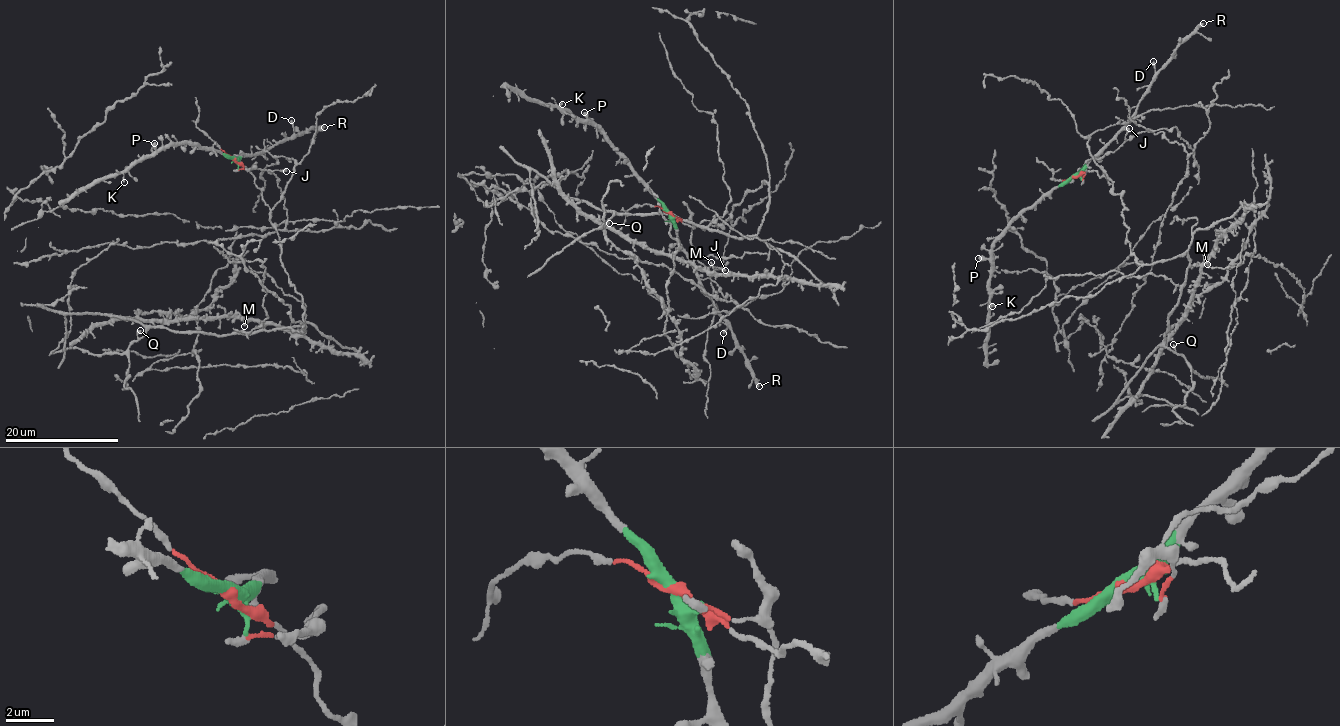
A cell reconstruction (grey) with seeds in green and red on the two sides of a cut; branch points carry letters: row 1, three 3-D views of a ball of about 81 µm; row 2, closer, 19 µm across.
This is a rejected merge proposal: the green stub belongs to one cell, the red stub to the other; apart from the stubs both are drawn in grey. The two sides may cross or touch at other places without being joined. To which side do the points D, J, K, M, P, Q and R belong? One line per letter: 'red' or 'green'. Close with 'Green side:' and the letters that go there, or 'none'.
D: green
J: red
K: green
M: red
P: green
Q: red
R: green
Green side: D, K, P, R

